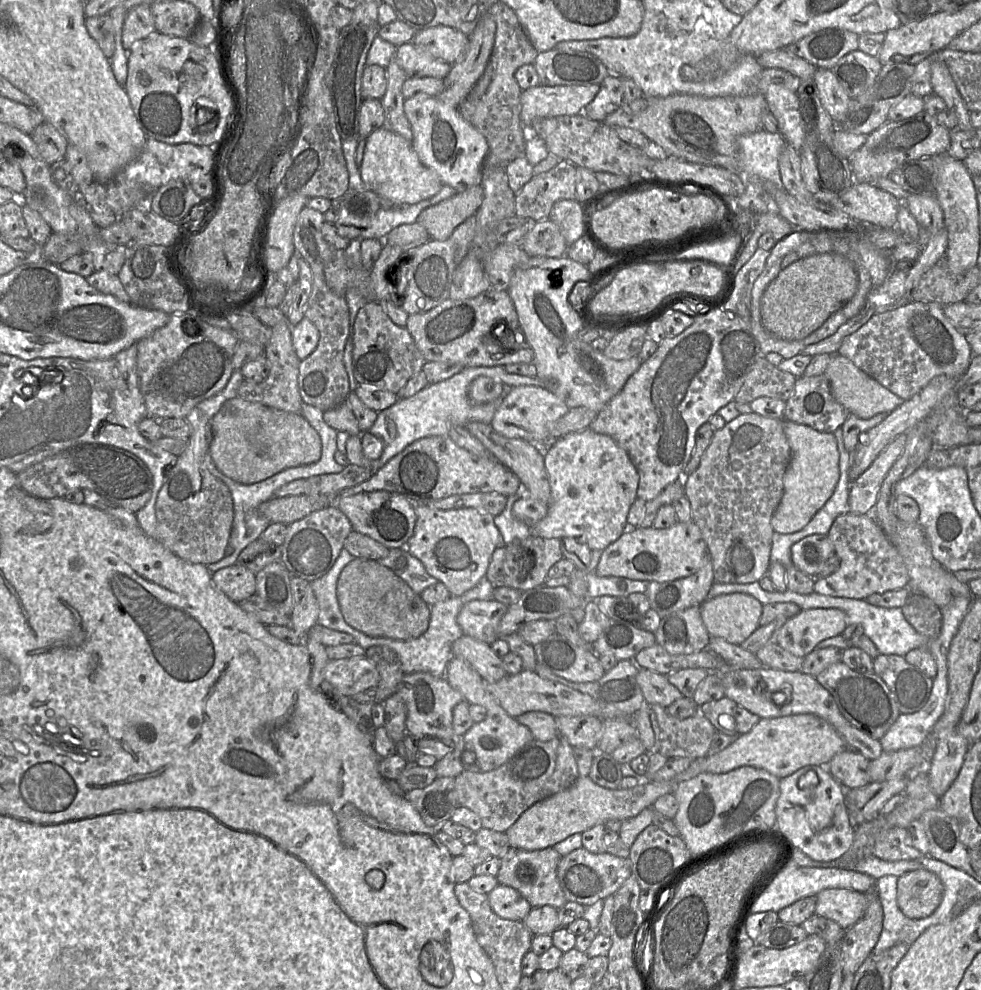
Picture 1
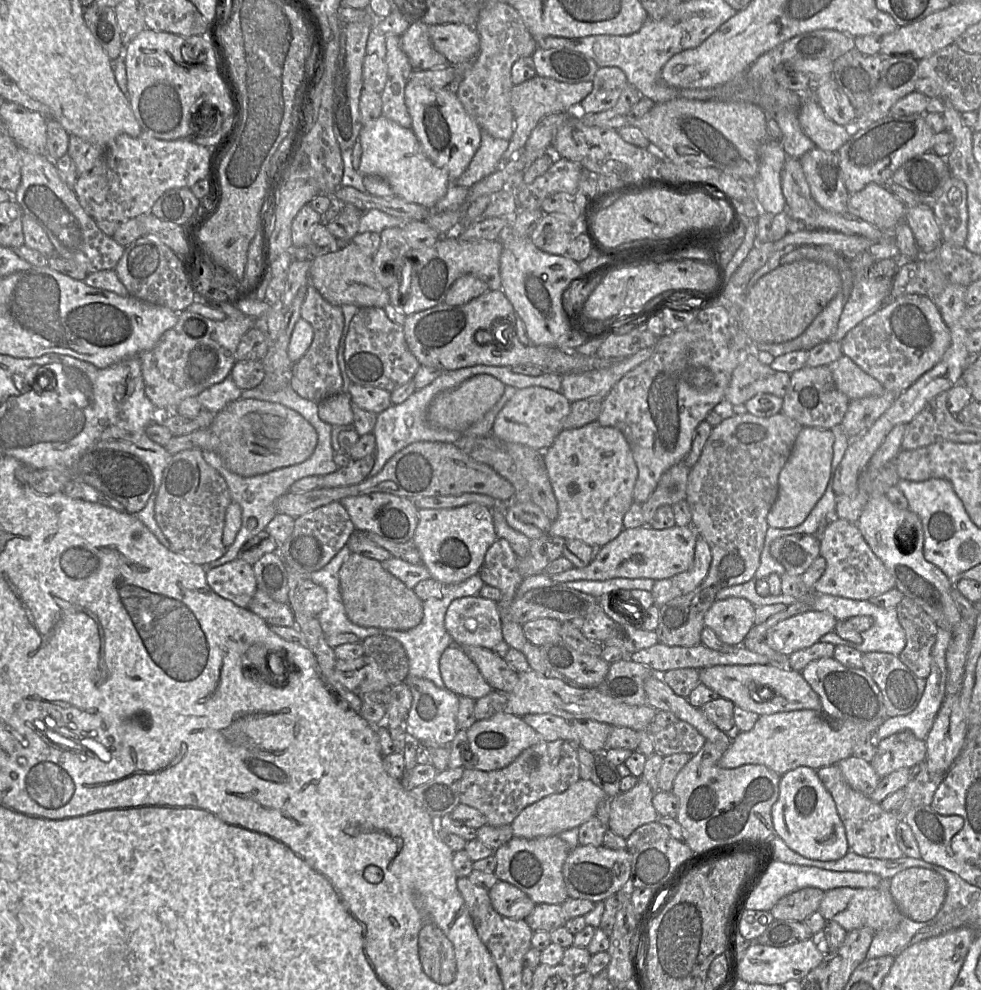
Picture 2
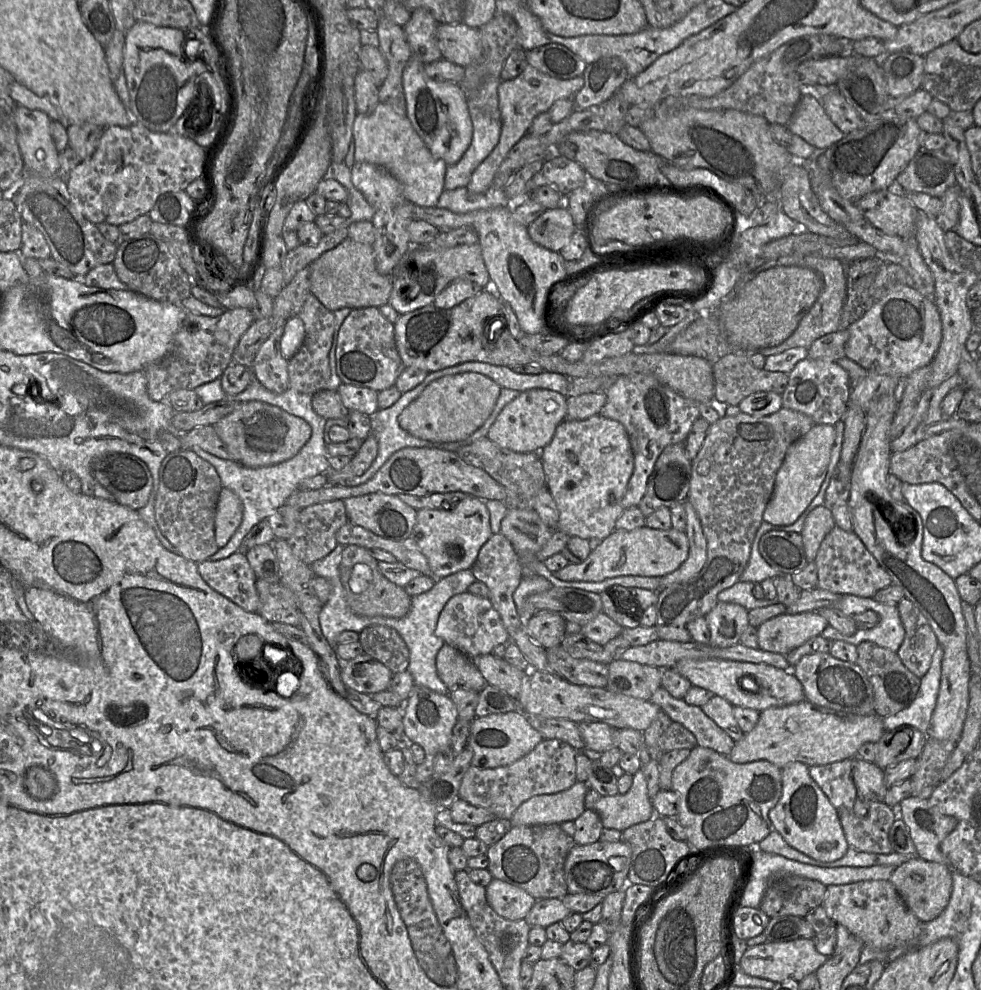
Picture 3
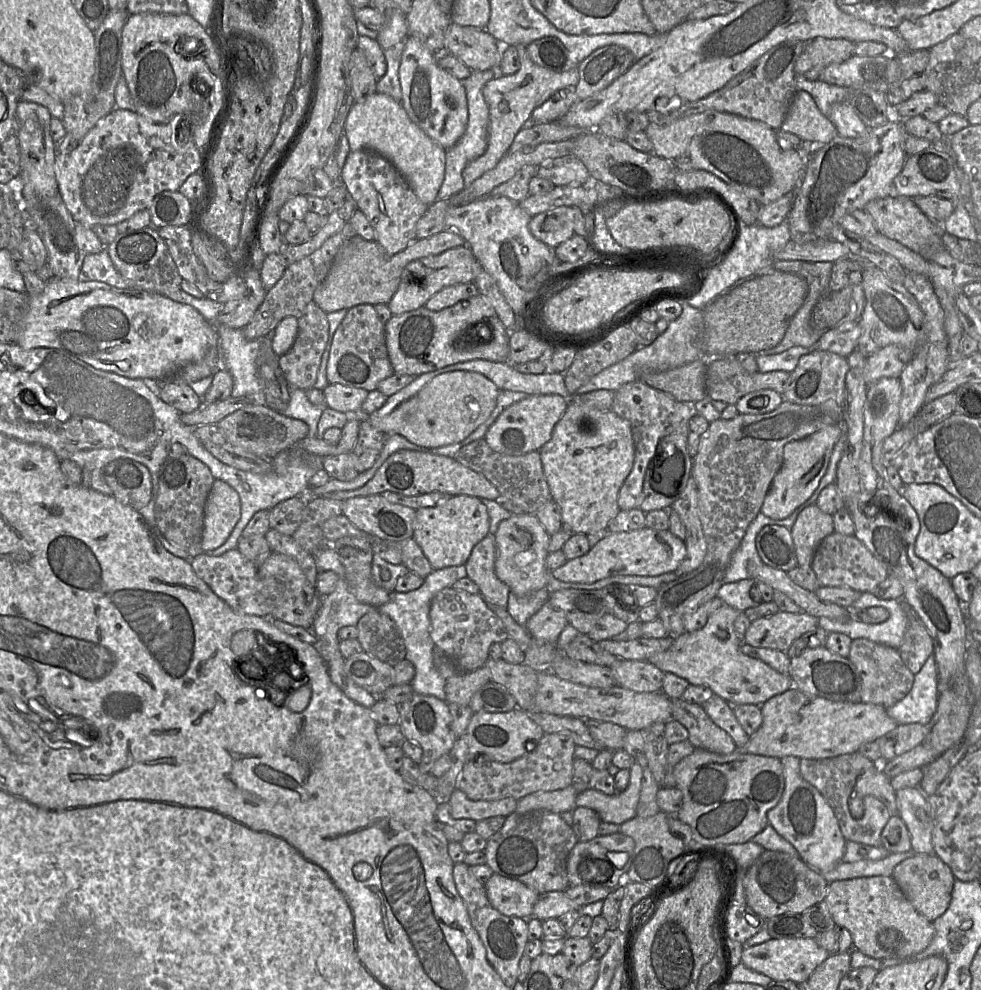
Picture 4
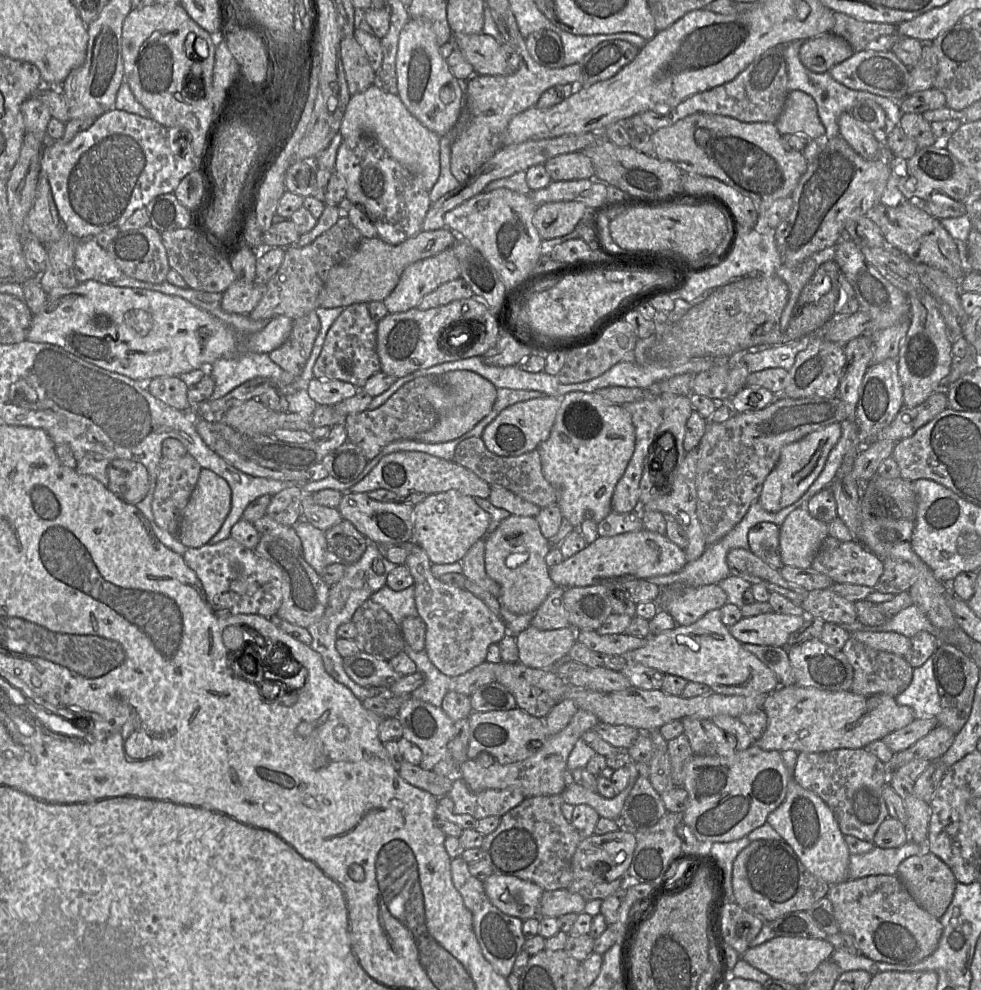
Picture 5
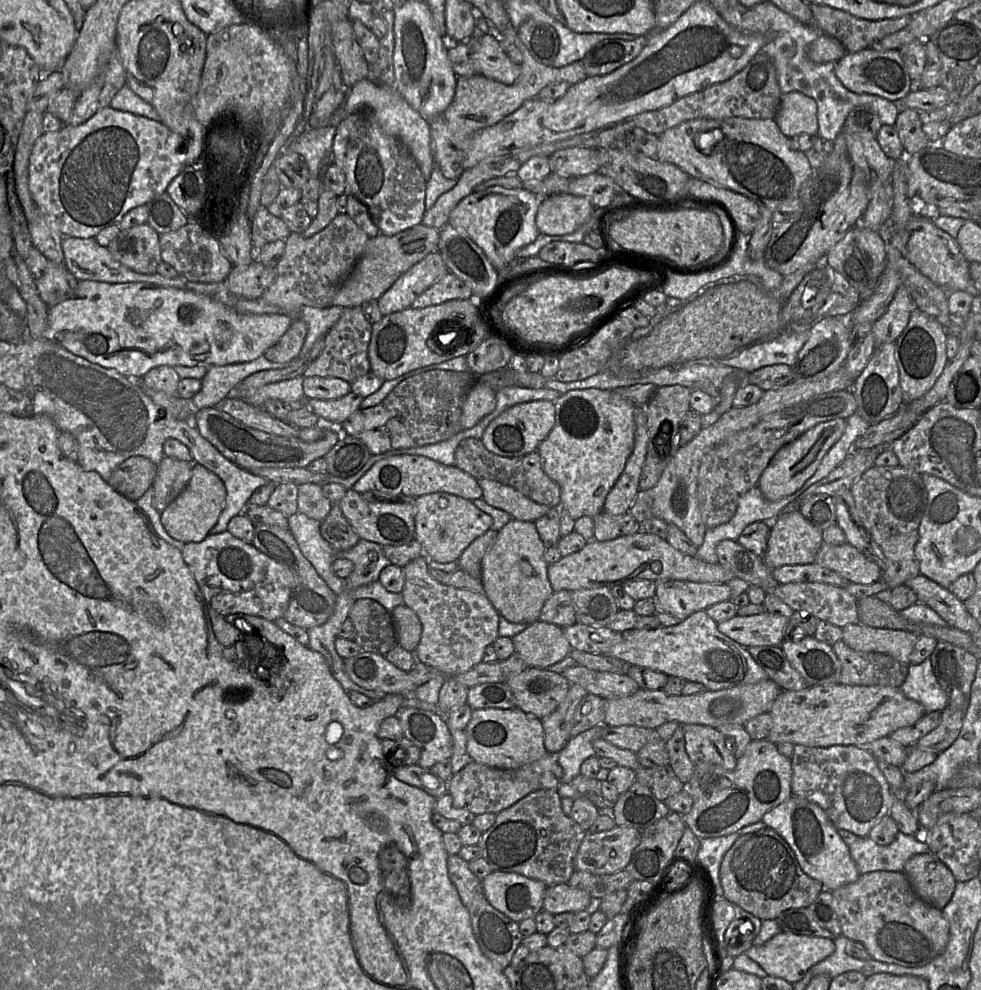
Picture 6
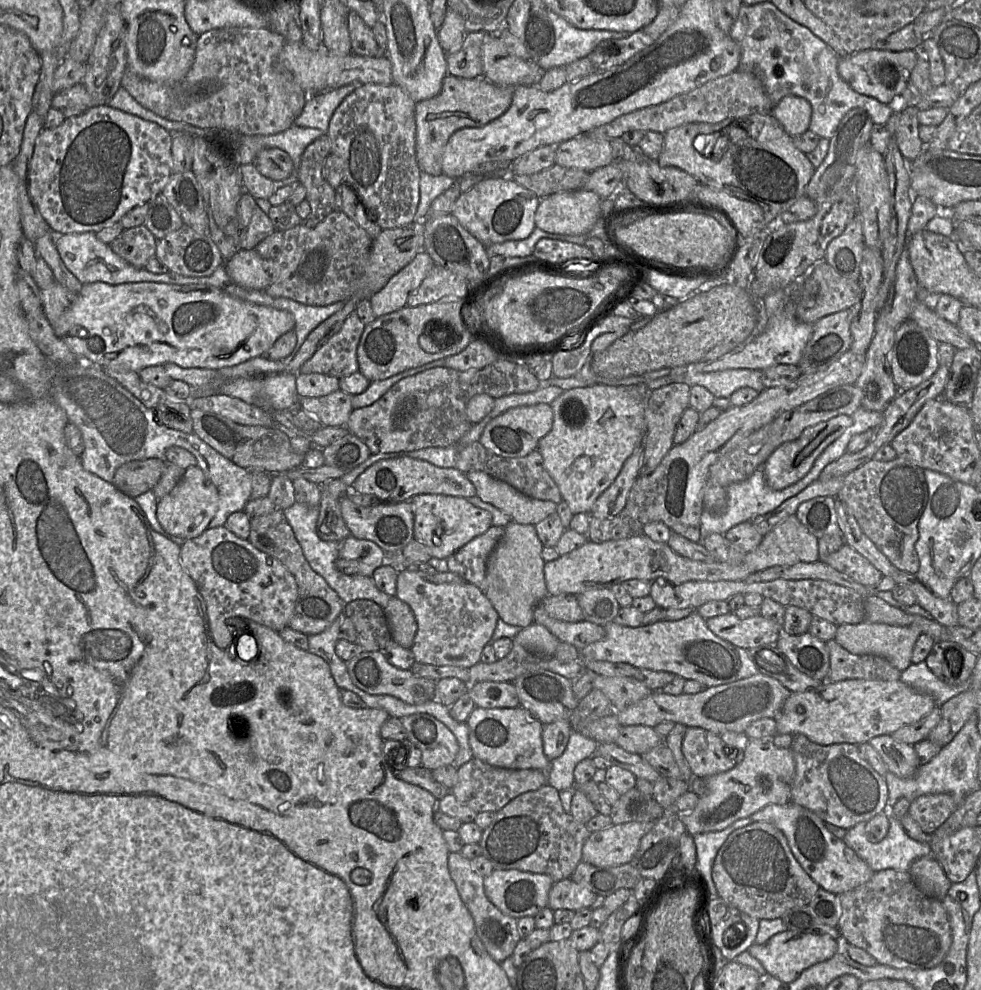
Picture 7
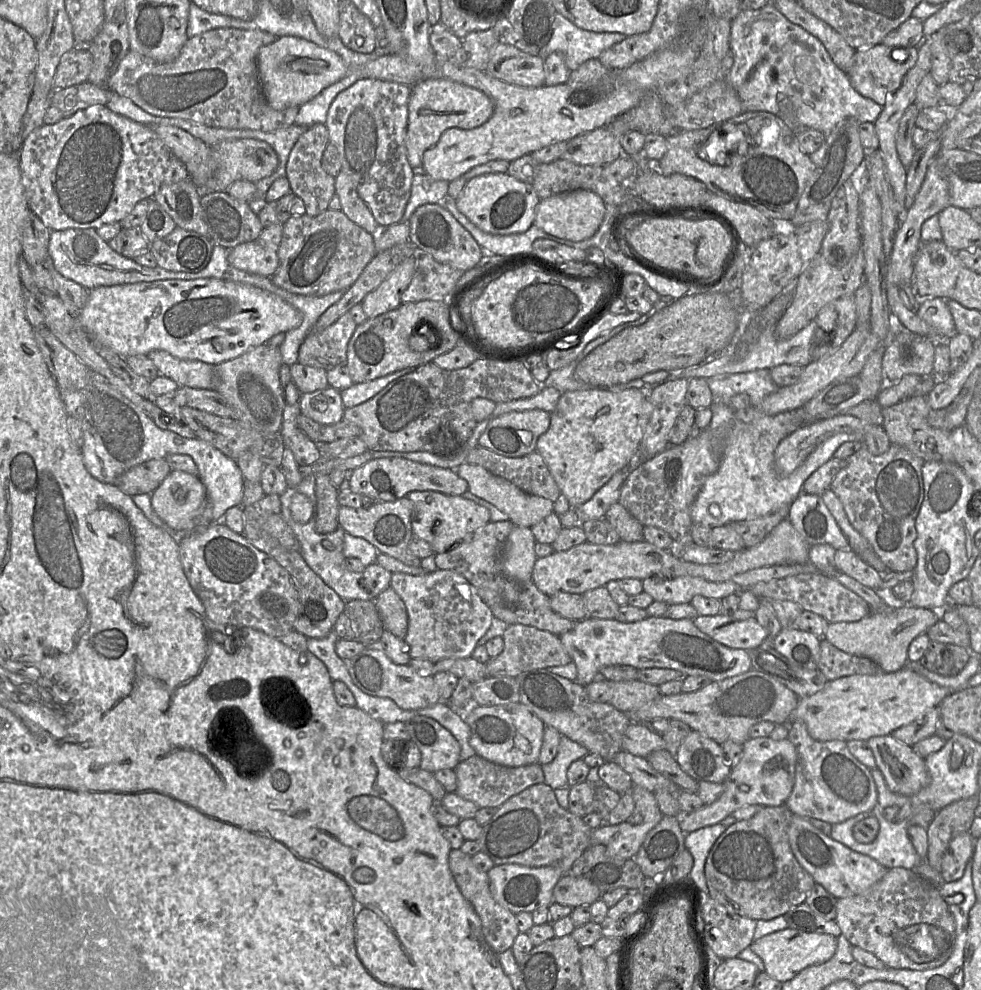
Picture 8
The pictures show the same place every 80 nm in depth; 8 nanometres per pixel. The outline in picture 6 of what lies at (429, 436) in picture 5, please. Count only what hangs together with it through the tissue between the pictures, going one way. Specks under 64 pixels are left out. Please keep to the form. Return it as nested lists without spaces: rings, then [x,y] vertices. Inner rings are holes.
[[[474,380],[462,404],[461,429],[469,429],[496,407],[496,391],[486,383]]]

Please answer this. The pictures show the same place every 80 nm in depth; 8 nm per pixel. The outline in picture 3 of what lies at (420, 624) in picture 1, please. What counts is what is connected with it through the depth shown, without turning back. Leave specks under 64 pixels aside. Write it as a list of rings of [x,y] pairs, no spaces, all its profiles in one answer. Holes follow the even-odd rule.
[[[353,544],[346,545],[342,551],[339,572],[347,605],[354,614],[402,618],[409,612],[412,597],[406,593],[404,587],[392,583],[381,573],[378,560],[369,549]]]

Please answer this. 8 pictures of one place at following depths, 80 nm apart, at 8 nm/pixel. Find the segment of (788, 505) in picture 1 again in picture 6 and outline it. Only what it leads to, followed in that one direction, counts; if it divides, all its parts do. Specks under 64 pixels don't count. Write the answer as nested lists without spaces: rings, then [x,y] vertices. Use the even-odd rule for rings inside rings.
[[[842,418],[819,423],[783,446],[774,455],[759,479],[758,487],[764,497],[770,501],[778,501],[799,490],[806,480],[814,474],[823,457],[841,438],[845,429],[846,419]]]

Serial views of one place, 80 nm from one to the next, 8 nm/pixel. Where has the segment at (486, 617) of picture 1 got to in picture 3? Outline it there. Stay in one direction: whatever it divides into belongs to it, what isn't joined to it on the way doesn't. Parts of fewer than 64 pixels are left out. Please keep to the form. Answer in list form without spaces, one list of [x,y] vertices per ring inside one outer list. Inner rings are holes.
[[[464,592],[451,597],[442,609],[435,634],[469,658],[489,654],[499,644],[508,644],[510,636],[498,612],[488,598]]]

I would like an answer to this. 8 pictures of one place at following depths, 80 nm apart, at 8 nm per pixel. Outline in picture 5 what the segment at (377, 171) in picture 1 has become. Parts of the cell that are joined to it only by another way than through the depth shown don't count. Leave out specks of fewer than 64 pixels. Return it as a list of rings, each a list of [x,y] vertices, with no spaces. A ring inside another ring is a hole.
[[[375,84],[366,91],[351,96],[346,107],[339,133],[346,140],[358,141],[362,135],[370,135],[404,168],[411,172],[430,192],[440,174],[440,137],[420,123],[405,107],[399,95],[380,90]]]

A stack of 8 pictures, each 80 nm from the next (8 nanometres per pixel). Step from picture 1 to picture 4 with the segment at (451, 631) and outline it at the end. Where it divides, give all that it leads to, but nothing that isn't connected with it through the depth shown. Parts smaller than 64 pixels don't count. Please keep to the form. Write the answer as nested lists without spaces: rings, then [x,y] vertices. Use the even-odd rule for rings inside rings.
[[[465,565],[450,566],[434,570],[425,578],[424,583],[417,589],[401,593],[390,592],[387,603],[378,609],[388,615],[396,623],[406,647],[406,659],[415,667],[415,676],[410,683],[413,692],[420,695],[431,695],[446,701],[446,680],[434,665],[435,644],[431,638],[430,607],[435,595],[444,588],[453,587],[454,583],[467,576]]]

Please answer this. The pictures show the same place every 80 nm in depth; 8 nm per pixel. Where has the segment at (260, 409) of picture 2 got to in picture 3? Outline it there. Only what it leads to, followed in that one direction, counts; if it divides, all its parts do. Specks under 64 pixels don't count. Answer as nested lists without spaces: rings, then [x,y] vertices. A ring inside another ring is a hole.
[[[250,401],[241,404],[230,414],[219,420],[213,427],[218,437],[233,455],[234,462],[247,468],[271,466],[293,458],[312,435],[312,428],[304,419],[289,414],[280,407],[260,401]]]

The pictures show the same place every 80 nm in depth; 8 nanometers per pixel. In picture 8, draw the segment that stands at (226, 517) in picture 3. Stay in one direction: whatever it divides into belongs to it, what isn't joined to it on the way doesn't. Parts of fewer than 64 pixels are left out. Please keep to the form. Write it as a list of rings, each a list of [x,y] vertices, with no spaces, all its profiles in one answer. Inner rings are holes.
[[[173,470],[151,493],[151,505],[155,513],[174,531],[189,531],[197,526],[197,517],[202,514],[207,501],[206,488],[198,476]]]

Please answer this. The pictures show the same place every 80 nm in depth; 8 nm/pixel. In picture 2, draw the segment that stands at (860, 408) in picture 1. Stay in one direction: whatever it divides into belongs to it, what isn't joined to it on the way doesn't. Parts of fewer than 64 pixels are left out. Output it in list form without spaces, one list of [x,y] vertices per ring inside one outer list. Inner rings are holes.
[[[844,354],[828,366],[831,370],[837,388],[850,400],[865,398],[869,396],[880,396],[886,391],[879,381],[866,373],[851,358],[845,356]]]

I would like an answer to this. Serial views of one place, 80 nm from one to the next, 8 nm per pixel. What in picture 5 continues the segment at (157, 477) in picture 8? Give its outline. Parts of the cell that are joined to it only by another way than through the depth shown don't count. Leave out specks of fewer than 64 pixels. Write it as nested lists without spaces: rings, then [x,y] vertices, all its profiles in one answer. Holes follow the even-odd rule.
[[[116,459],[107,466],[108,489],[123,501],[136,505],[149,490],[146,467],[136,461]]]

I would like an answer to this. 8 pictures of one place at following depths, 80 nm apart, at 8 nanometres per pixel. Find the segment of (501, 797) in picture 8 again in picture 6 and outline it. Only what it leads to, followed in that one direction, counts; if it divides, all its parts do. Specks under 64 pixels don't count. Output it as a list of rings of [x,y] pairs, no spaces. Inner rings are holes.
[[[471,761],[448,781],[447,793],[451,795],[453,805],[466,809],[475,816],[484,813],[498,814],[533,791],[533,786],[514,776],[513,770],[490,767]]]

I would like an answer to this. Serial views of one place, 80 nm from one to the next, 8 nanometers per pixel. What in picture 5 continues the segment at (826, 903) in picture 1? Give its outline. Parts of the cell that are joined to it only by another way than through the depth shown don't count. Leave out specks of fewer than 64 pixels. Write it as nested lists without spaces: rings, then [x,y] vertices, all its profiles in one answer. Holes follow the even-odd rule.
[[[870,875],[853,880],[846,880],[844,882],[830,885],[826,897],[830,900],[833,908],[834,917],[838,923],[840,932],[849,934],[855,939],[859,952],[866,957],[875,961],[882,961],[892,964],[909,965],[915,964],[927,956],[929,956],[937,947],[939,939],[943,932],[943,926],[938,918],[928,913],[920,907],[908,892],[904,884],[901,882],[897,875]]]

